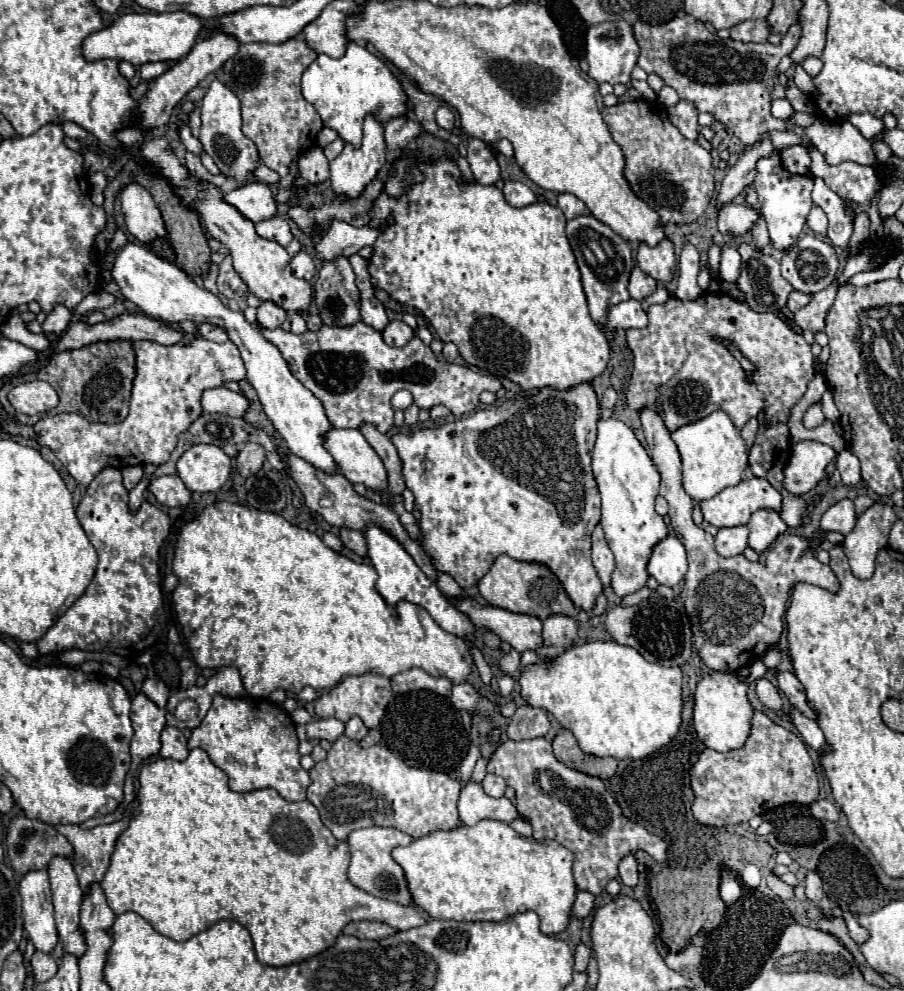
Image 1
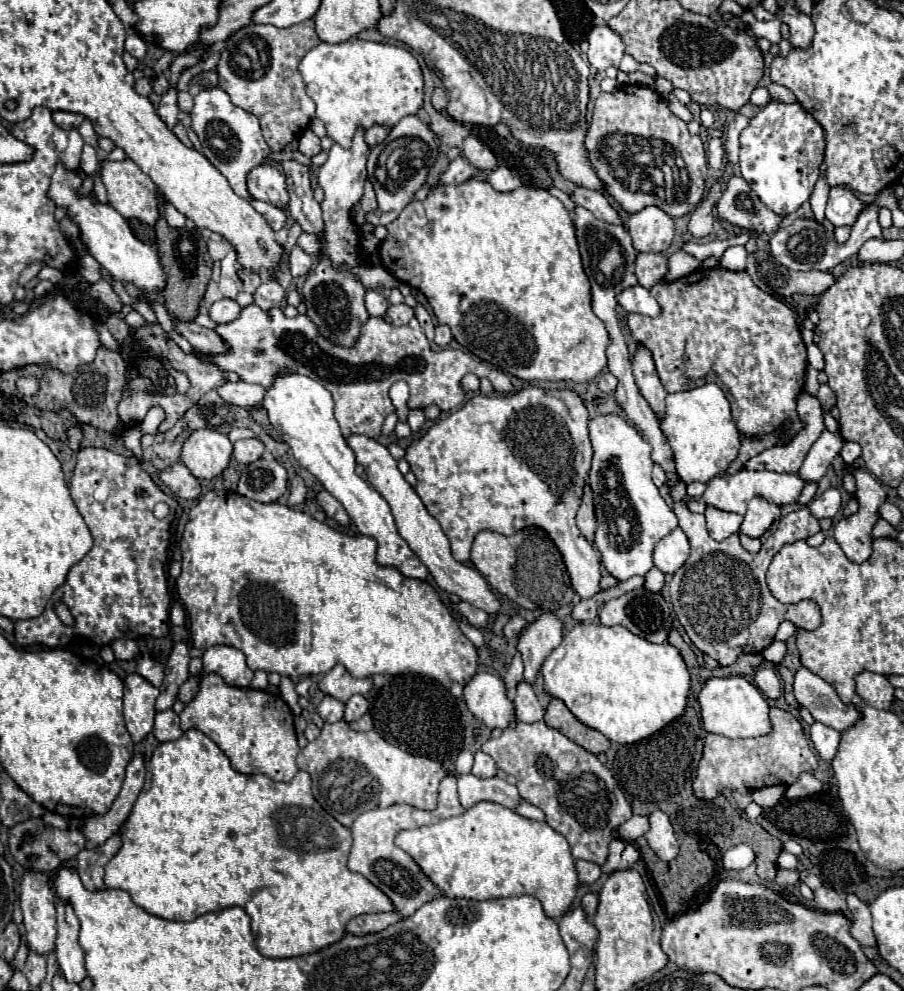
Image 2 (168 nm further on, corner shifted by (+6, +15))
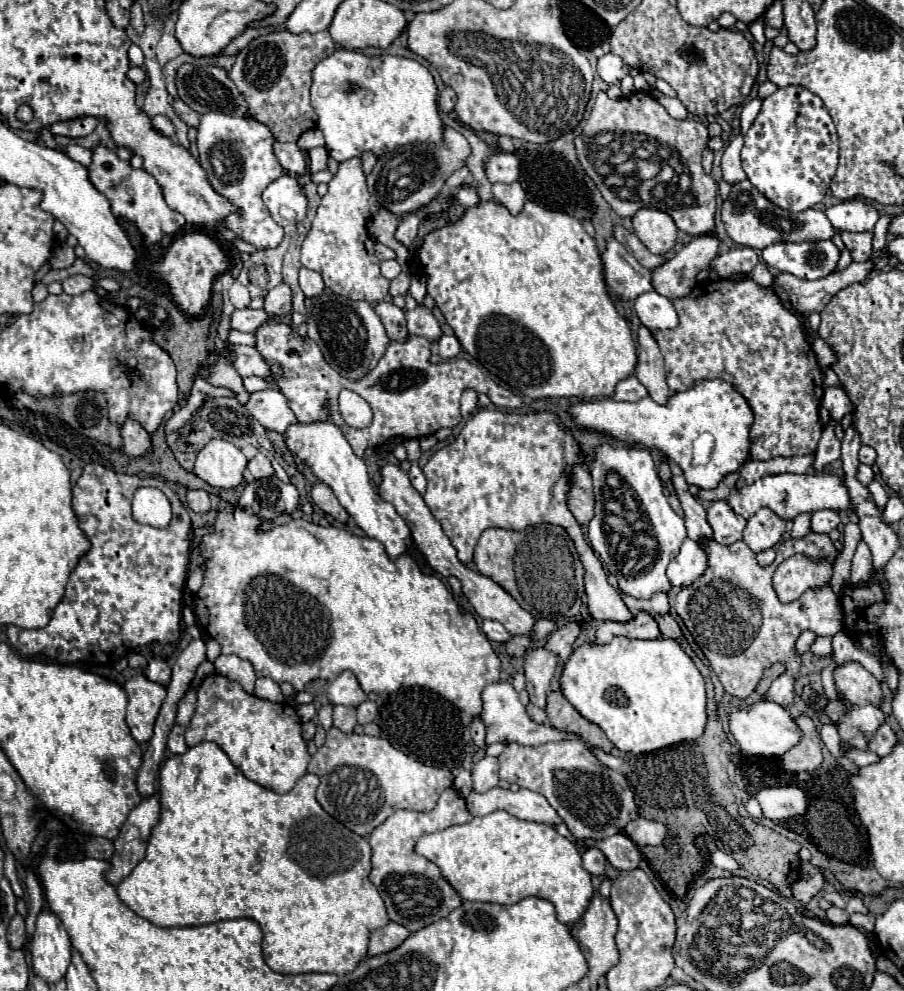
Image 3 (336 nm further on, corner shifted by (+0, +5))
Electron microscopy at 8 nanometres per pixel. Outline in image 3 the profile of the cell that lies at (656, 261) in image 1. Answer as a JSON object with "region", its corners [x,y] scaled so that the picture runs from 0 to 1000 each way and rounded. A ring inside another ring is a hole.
{"region":[[[708,211],[699,219],[699,227],[706,241],[723,257],[737,257],[741,251],[746,251],[750,229],[739,215],[726,211]]]}

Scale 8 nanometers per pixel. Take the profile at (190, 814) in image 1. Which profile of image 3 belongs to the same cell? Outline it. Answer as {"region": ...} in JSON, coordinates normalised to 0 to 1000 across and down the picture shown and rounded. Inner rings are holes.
{"region":[[[223,748],[215,754],[210,754],[206,760],[201,762],[190,762],[188,766],[184,766],[184,770],[177,776],[177,826],[170,832],[166,847],[164,847],[164,855],[162,855],[162,865],[146,877],[146,881],[142,885],[137,885],[131,893],[128,893],[128,901],[131,905],[155,925],[168,929],[175,935],[208,935],[208,933],[230,933],[230,931],[241,931],[248,927],[265,927],[265,925],[274,925],[281,927],[292,941],[292,950],[290,950],[290,958],[292,958],[292,970],[296,972],[296,976],[301,976],[308,982],[372,982],[372,984],[383,984],[387,982],[398,968],[405,966],[405,956],[407,956],[407,941],[412,937],[425,935],[431,931],[427,915],[423,905],[418,903],[416,895],[409,891],[407,887],[407,879],[409,879],[409,853],[403,845],[389,841],[385,835],[381,835],[378,830],[374,830],[372,826],[367,826],[350,808],[350,796],[352,796],[354,786],[350,786],[350,782],[341,780],[336,782],[323,798],[310,802],[303,800],[301,796],[294,796],[281,788],[274,788],[265,776],[261,776],[252,762],[232,748]]]}

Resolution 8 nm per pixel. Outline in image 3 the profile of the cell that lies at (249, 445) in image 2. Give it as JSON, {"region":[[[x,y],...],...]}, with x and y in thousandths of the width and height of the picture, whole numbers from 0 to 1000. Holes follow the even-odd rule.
{"region":[[[285,457],[283,461],[279,461],[279,463],[274,465],[274,475],[277,475],[283,483],[290,483],[290,481],[299,481],[299,479],[303,479],[303,473],[301,473],[296,461],[290,459],[290,457]]]}

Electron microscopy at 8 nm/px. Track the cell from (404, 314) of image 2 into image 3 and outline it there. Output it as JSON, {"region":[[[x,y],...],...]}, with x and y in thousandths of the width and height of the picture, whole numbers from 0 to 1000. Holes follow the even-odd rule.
{"region":[[[460,310],[458,314],[449,314],[449,324],[454,338],[467,338],[473,344],[482,344],[489,338],[485,324],[471,310]]]}

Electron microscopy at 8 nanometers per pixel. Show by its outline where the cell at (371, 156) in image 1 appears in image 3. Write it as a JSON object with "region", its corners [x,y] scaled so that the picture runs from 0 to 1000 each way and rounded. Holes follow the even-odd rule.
{"region":[[[392,158],[378,162],[374,175],[363,185],[363,195],[356,199],[345,231],[334,245],[334,269],[354,275],[358,288],[369,296],[392,304],[403,302],[407,306],[420,306],[429,302],[431,284],[420,275],[420,263],[414,257],[414,243],[405,233],[407,219],[409,195],[400,173],[400,160]]]}

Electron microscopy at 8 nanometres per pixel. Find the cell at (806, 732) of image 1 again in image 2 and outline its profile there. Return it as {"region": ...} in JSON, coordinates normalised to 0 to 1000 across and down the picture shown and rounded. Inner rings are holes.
{"region":[[[900,730],[896,734],[896,744],[898,744],[898,750],[900,750],[903,758],[907,760],[907,764],[912,768],[920,768],[925,764],[931,740],[927,740],[925,736],[918,736],[909,730]]]}

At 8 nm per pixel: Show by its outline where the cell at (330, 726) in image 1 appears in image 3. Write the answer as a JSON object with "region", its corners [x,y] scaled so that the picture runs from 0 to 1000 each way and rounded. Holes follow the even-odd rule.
{"region":[[[369,711],[369,734],[381,740],[389,740],[389,736],[394,734],[394,715],[383,711]]]}

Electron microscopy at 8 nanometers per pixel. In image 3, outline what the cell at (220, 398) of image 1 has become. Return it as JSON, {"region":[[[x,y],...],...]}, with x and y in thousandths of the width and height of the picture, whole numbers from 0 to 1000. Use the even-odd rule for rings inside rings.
{"region":[[[303,391],[279,397],[274,407],[270,409],[270,413],[283,425],[288,425],[290,431],[308,435],[308,437],[314,437],[321,427],[327,427],[327,419],[319,411],[314,399]]]}

